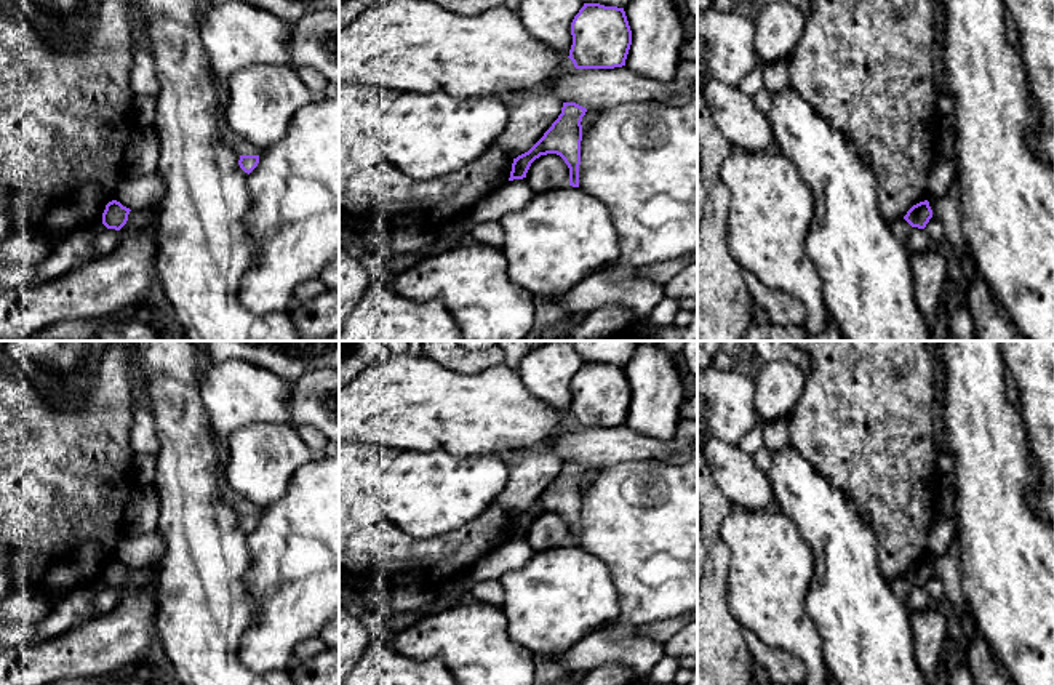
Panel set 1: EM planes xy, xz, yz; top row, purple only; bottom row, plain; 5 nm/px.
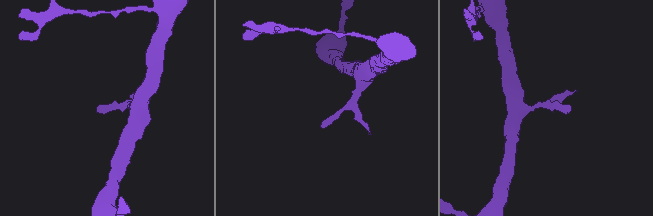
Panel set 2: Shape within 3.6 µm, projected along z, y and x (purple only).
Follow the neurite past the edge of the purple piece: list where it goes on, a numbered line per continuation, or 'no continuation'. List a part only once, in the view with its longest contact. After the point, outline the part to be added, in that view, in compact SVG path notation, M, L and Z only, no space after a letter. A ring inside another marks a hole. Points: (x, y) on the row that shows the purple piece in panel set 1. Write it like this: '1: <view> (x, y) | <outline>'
no continuation

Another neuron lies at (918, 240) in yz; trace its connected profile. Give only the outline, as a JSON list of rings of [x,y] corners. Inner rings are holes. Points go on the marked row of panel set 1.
[[[913,227],[908,237],[908,251],[910,253],[923,253],[931,248],[936,248],[932,238],[926,234],[924,229]]]

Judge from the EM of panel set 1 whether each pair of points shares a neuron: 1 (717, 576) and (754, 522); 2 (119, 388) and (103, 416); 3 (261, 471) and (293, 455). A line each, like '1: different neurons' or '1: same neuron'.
1: different neurons
2: same neuron
3: same neuron

